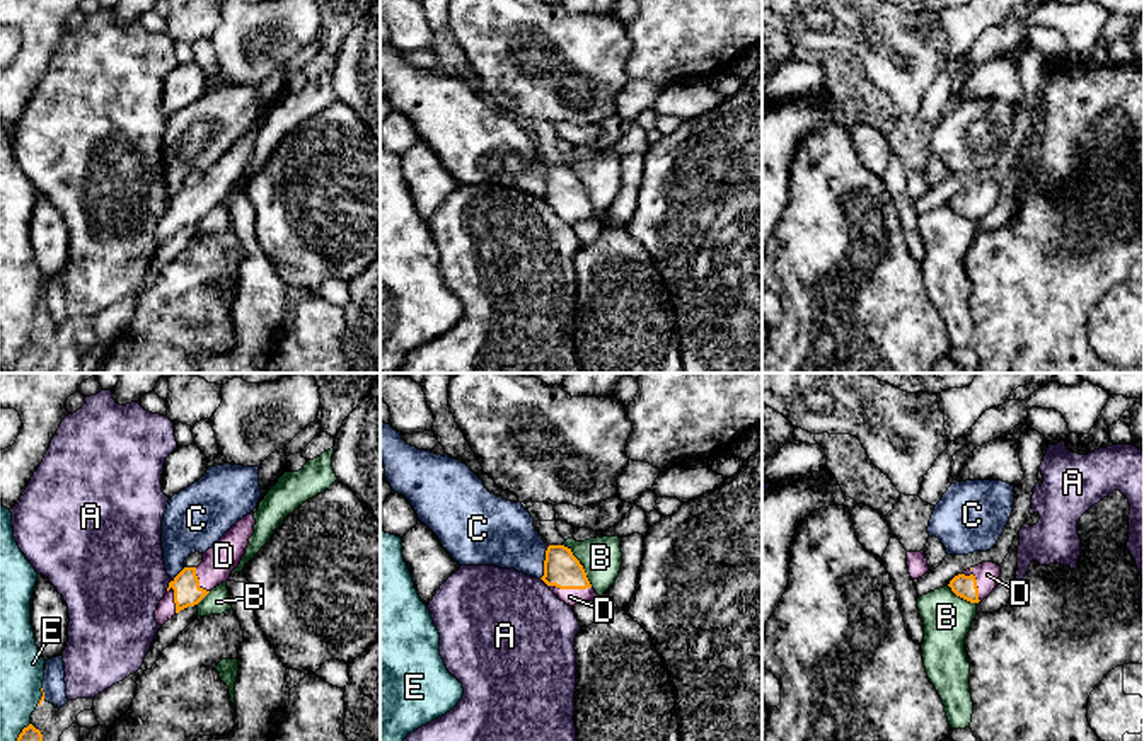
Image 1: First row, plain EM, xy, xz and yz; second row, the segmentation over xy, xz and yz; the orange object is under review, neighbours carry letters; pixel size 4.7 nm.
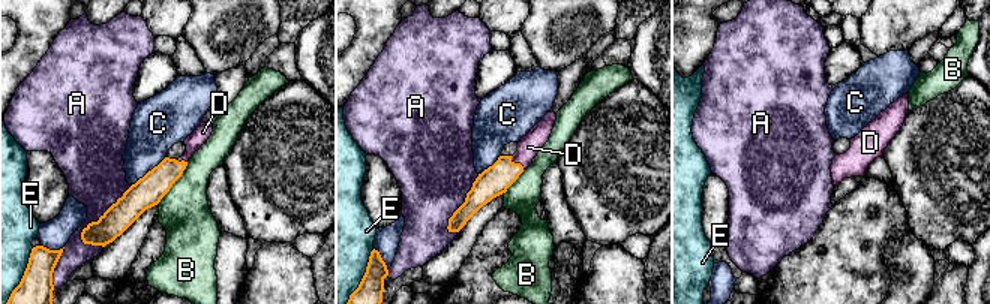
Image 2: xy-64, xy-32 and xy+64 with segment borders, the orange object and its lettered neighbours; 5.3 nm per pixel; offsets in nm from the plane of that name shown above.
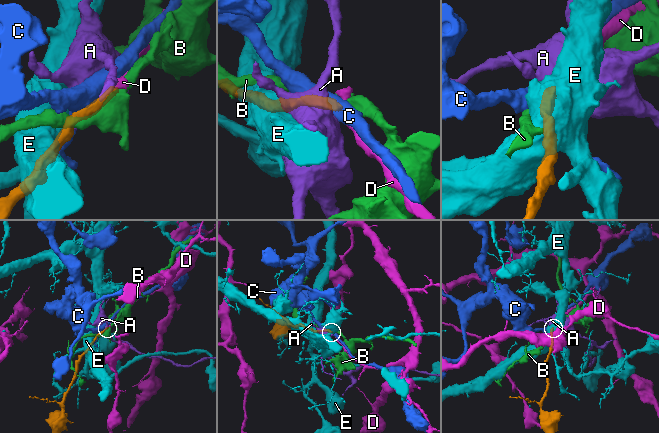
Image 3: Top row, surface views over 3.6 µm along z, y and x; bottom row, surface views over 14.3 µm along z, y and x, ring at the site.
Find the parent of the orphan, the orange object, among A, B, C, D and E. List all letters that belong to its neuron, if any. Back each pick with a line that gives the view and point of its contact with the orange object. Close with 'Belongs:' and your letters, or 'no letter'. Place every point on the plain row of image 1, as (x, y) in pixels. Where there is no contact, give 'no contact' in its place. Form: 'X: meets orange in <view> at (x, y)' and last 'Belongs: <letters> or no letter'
D: meets orange in yz at (976, 203)
Belongs: D

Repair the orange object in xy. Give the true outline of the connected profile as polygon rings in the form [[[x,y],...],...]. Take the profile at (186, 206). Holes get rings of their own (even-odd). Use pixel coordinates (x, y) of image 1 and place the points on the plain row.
[[[254,131],[239,138],[203,172],[203,181],[198,186],[184,186],[169,201],[167,211],[155,228],[159,244],[164,244],[181,228],[198,223],[213,206],[230,196],[246,172],[254,143]]]

